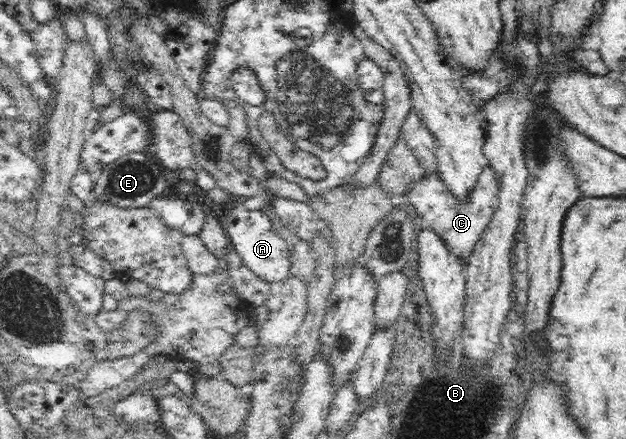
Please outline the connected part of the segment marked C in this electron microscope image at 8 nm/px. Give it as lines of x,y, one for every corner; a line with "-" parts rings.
488,165
481,172
470,198
465,202
456,202
437,173
426,174
422,180
415,183
415,186
409,190
405,200
410,204
415,214
420,216
426,229
441,237
449,251
453,255
459,255
464,264
466,258
473,252
481,234
489,226
493,212
497,210
499,193
497,183
498,175

